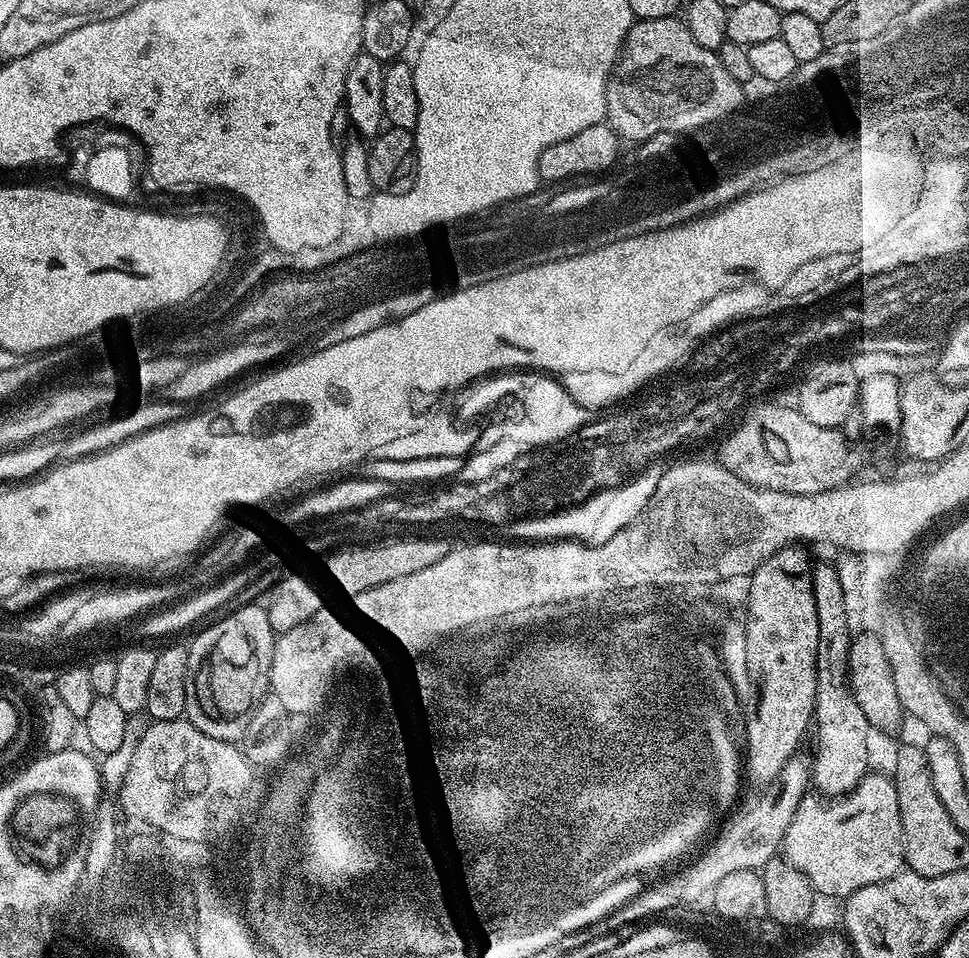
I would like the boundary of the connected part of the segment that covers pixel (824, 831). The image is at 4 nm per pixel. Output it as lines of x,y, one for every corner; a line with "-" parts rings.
864,775
847,796
805,796
798,814
794,814
794,822
783,829
783,859
802,870
821,897
847,898
862,890
862,886
874,886
874,882
897,876
905,867
896,781
891,775
872,775

